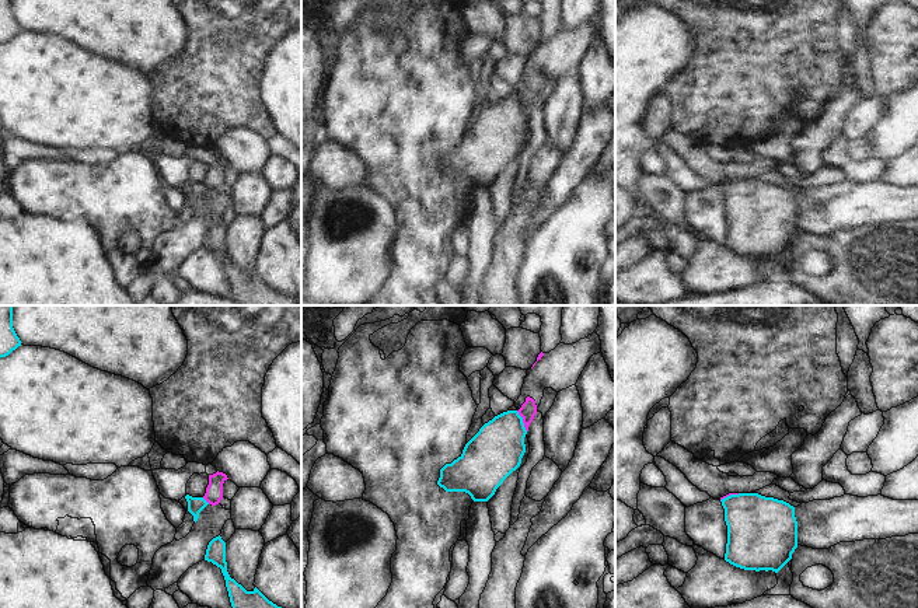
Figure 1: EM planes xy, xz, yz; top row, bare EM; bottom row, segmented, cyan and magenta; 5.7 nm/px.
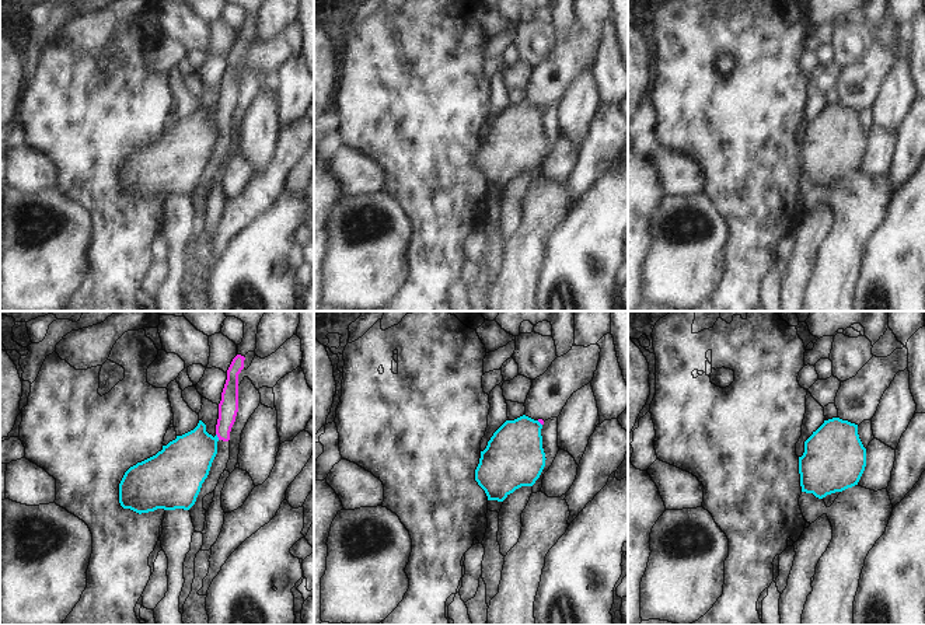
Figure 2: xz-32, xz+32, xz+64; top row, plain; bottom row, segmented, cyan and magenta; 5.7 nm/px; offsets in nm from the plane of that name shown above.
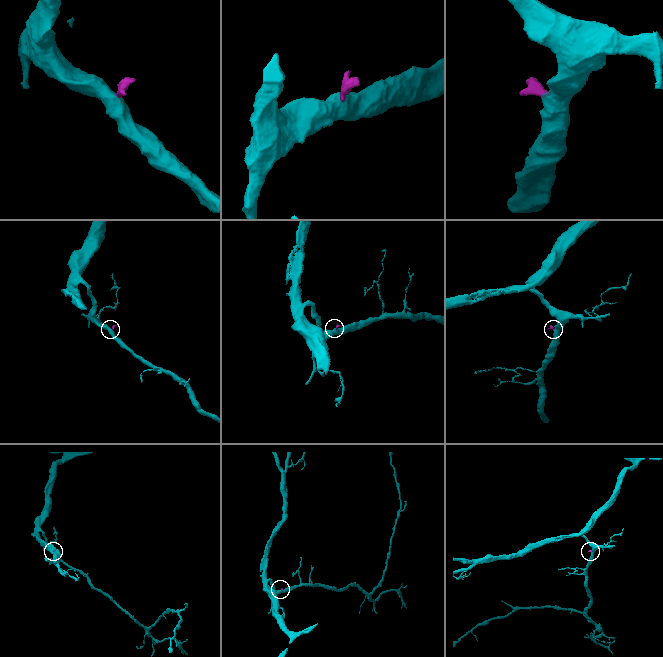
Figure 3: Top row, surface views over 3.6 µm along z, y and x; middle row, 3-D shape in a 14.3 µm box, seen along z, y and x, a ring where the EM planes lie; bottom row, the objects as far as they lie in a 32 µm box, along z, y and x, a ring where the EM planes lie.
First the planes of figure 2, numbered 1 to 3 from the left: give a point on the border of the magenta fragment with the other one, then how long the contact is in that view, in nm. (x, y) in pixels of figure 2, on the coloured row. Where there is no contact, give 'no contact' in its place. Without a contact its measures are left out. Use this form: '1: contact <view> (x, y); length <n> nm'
1: contact xz-32 (216, 436); length 40 nm
2: contact xz+32 (540, 423); length 40 nm
3: no contact

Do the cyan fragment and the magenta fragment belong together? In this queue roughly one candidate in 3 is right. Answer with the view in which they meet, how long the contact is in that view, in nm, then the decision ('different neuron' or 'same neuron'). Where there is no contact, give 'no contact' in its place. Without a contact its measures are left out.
meets cyan in xz; contact 140 nm long; different neuron

